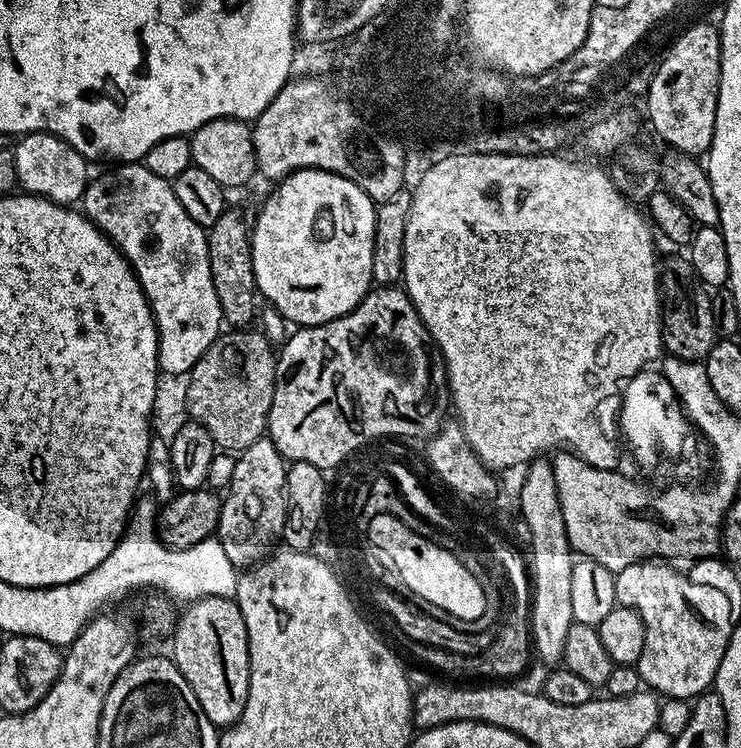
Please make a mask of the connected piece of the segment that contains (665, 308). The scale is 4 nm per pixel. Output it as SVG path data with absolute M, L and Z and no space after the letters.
M691 260L663 261L660 269L660 303L662 305L662 327L664 330L664 348L668 356L677 356L679 360L703 362L717 342L714 330L714 314L712 313L712 297L709 289L698 278Z

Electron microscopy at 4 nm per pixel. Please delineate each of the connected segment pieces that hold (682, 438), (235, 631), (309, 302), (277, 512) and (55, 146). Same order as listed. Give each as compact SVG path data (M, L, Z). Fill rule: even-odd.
M645 370L623 385L618 428L623 443L625 440L632 447L633 458L644 468L658 463L660 452L676 452L687 442L690 433L688 415L663 371Z
M204 596L185 608L188 609L181 616L179 613L171 629L170 658L178 666L182 678L190 682L190 690L194 690L198 706L202 706L202 714L206 714L212 724L231 726L239 720L246 706L250 678L248 631L242 610L235 599L226 596Z
M303 168L300 172L294 172L285 176L275 185L276 188L268 196L264 204L264 210L259 214L258 220L251 227L252 234L252 257L254 258L254 278L256 279L256 291L261 297L264 296L285 316L293 320L296 326L311 326L313 324L325 324L336 320L340 316L352 311L360 305L360 301L368 295L373 287L372 283L372 255L374 254L374 222L376 221L377 205L364 191L354 182L342 178L333 172L323 172L320 168Z
M255 440L236 456L234 478L230 478L223 493L220 521L215 531L226 558L230 558L236 569L247 570L259 564L277 547L276 540L278 544L288 520L287 487L286 461L272 440Z
M29 132L17 140L20 141L14 144L14 166L18 166L16 183L25 193L43 196L45 200L65 206L75 205L83 197L90 183L90 164L74 146L50 132Z

